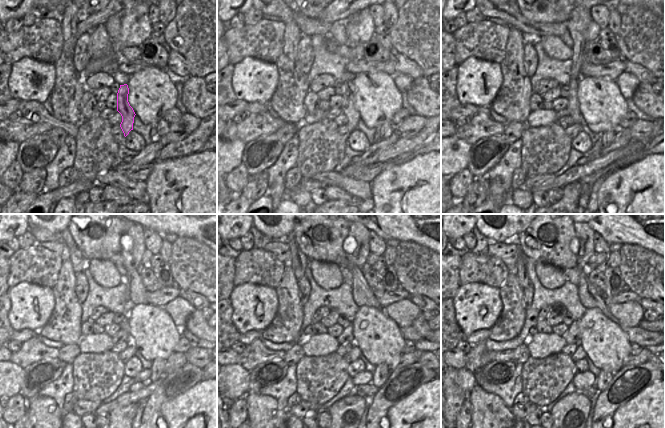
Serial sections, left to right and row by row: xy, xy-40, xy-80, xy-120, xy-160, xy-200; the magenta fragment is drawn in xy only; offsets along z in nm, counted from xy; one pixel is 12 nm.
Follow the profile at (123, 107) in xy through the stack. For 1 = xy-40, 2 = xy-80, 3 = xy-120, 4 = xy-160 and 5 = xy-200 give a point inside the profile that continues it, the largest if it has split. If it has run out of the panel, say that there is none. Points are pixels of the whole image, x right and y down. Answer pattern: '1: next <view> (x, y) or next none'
1: next xy-40 (348, 107)
2: next xy-80 (580, 18)
3: next xy-120 (132, 243)
4: next xy-160 (356, 245)
5: next xy-200 (584, 249)

